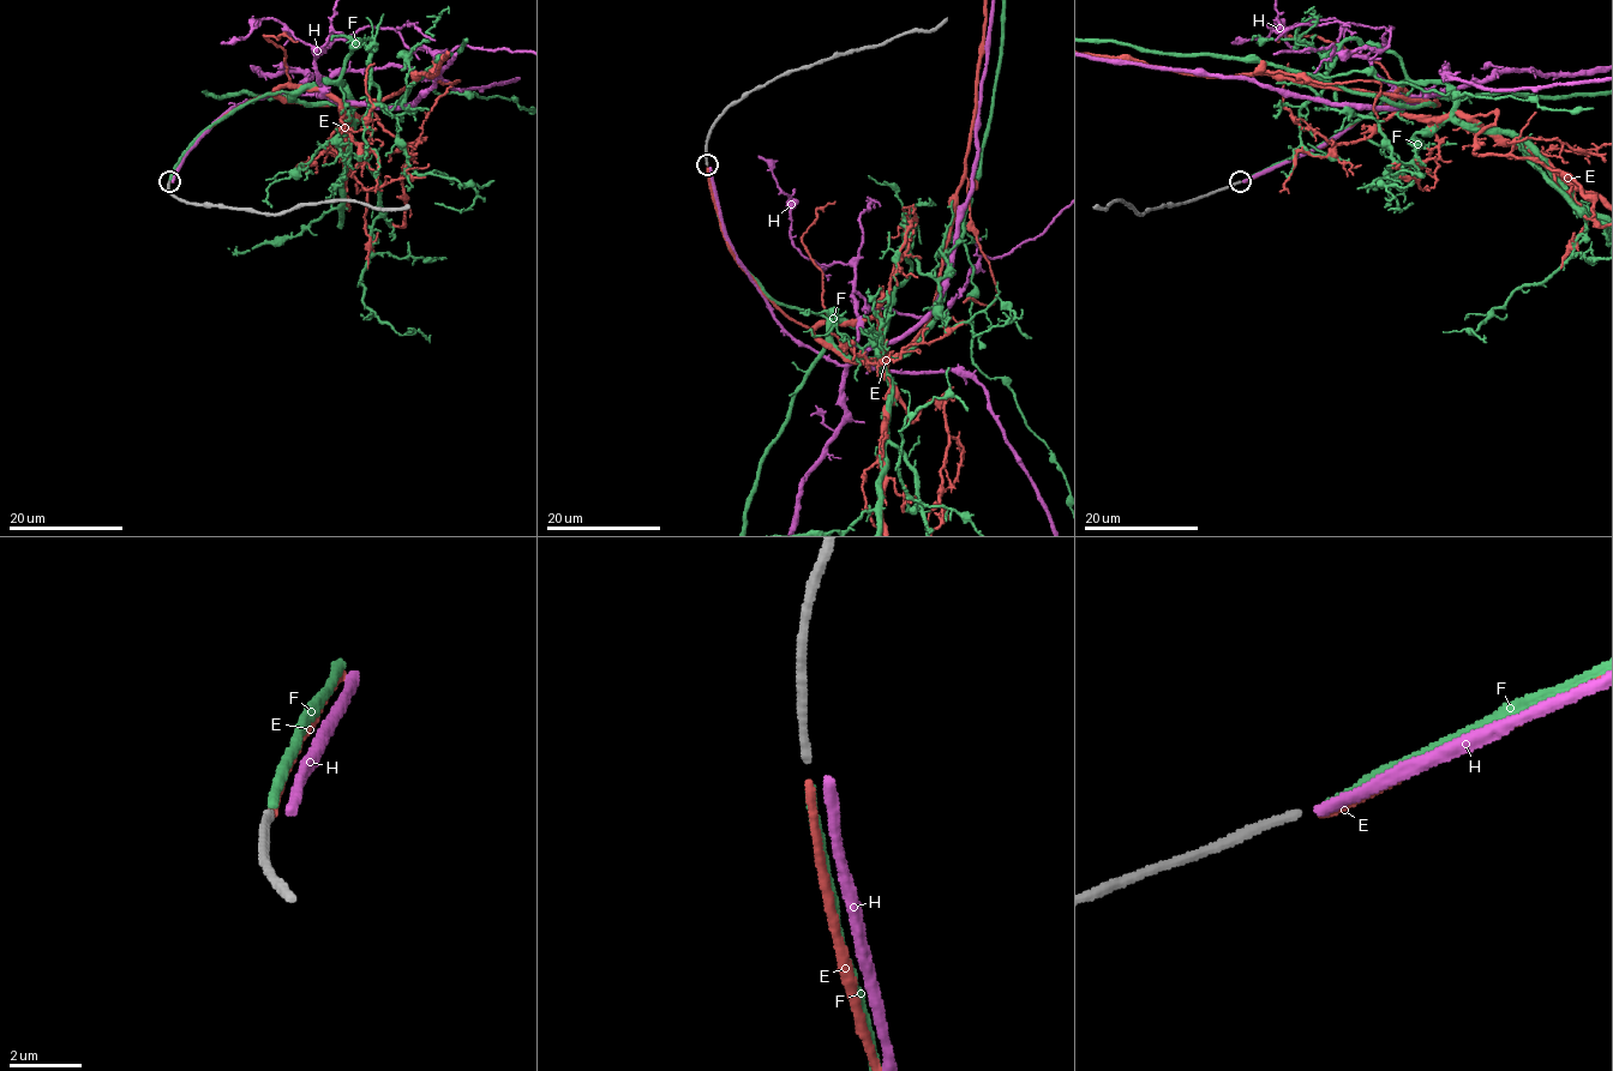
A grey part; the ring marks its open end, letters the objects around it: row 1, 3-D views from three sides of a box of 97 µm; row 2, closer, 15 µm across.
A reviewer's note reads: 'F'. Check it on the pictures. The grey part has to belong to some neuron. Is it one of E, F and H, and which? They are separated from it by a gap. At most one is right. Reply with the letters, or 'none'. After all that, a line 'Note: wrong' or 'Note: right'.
F
Note: right

